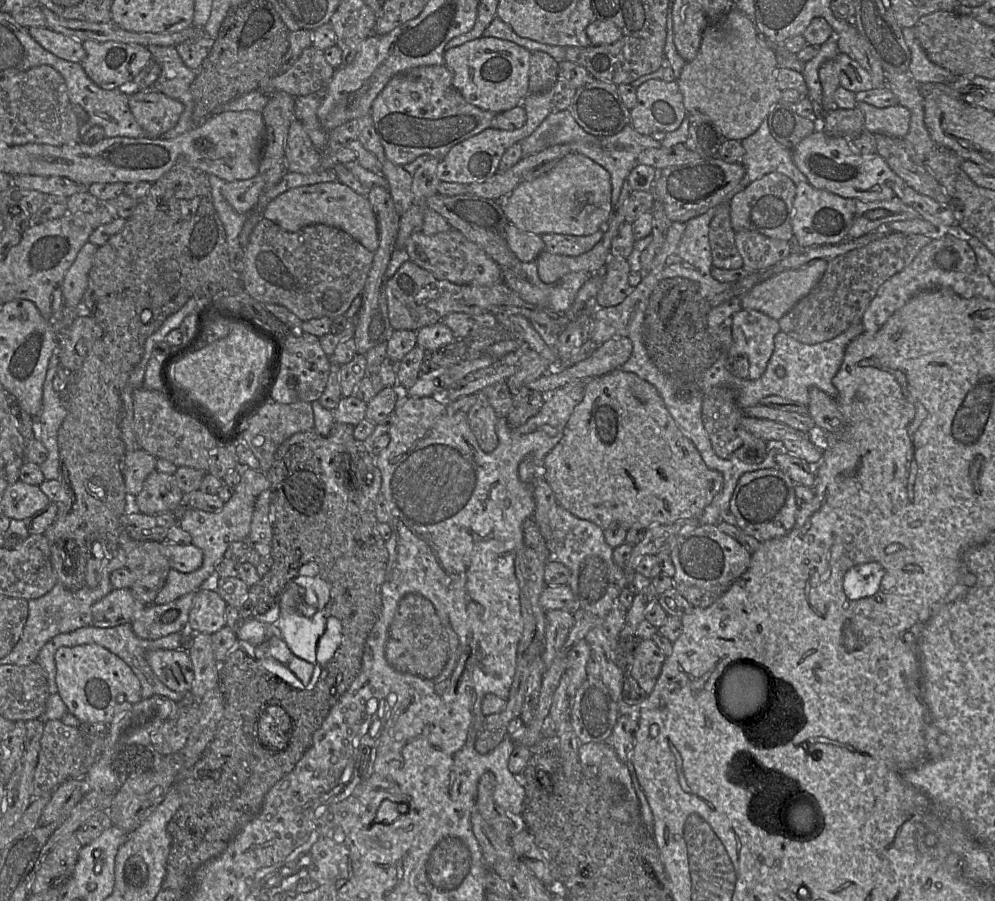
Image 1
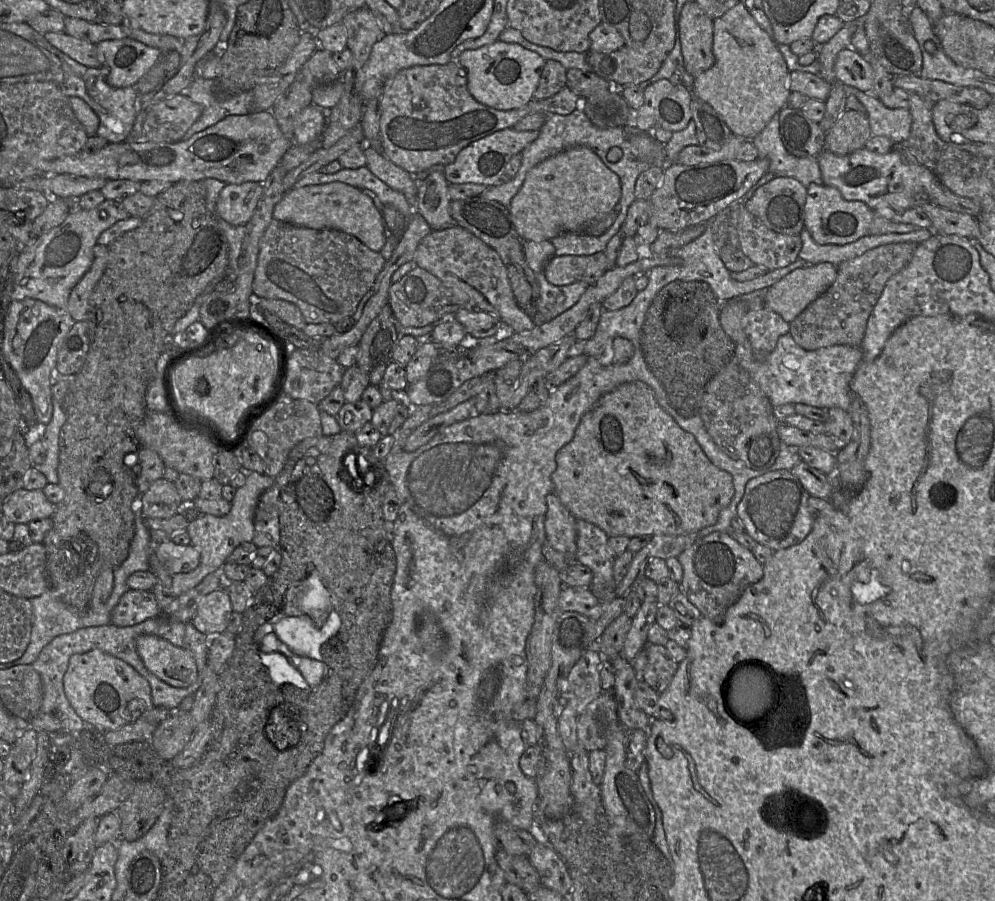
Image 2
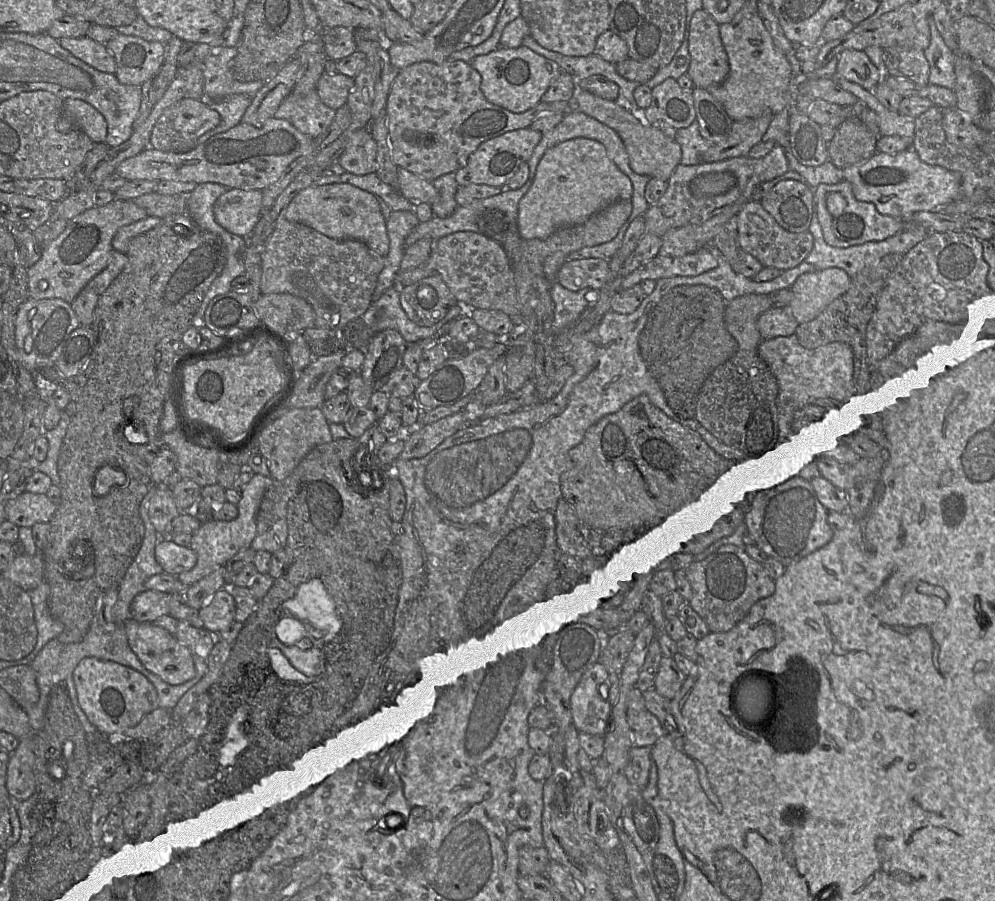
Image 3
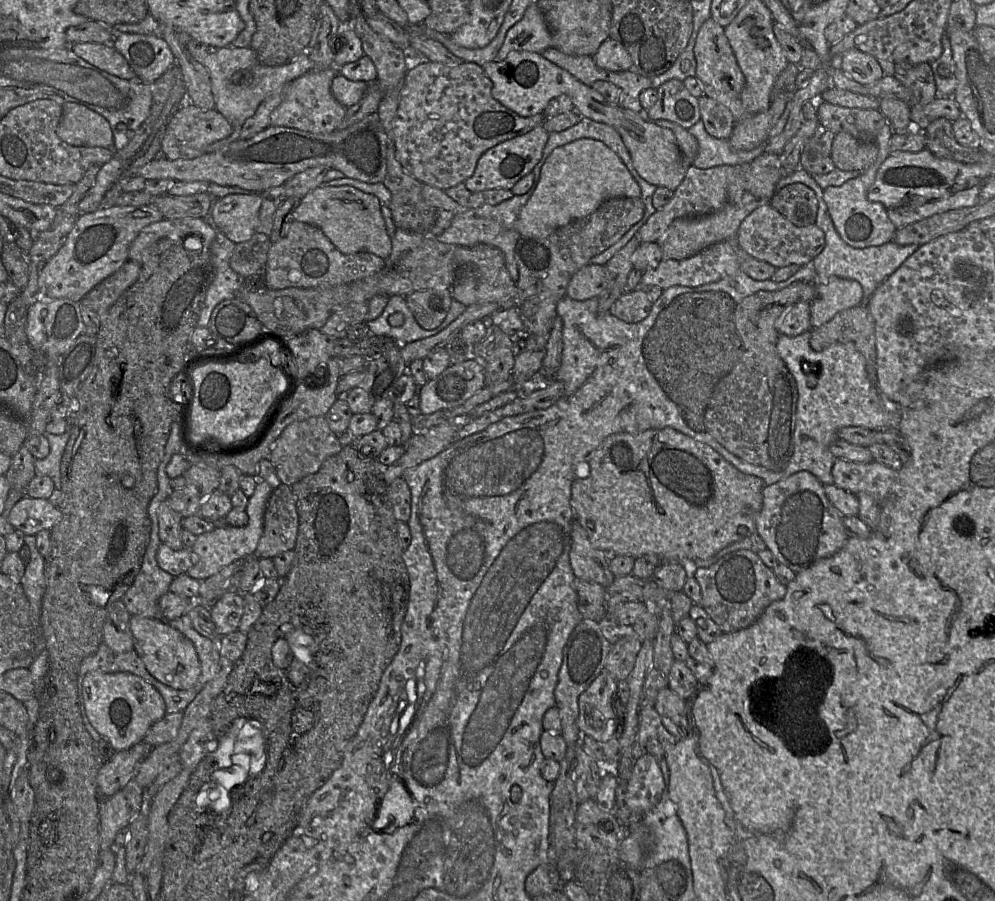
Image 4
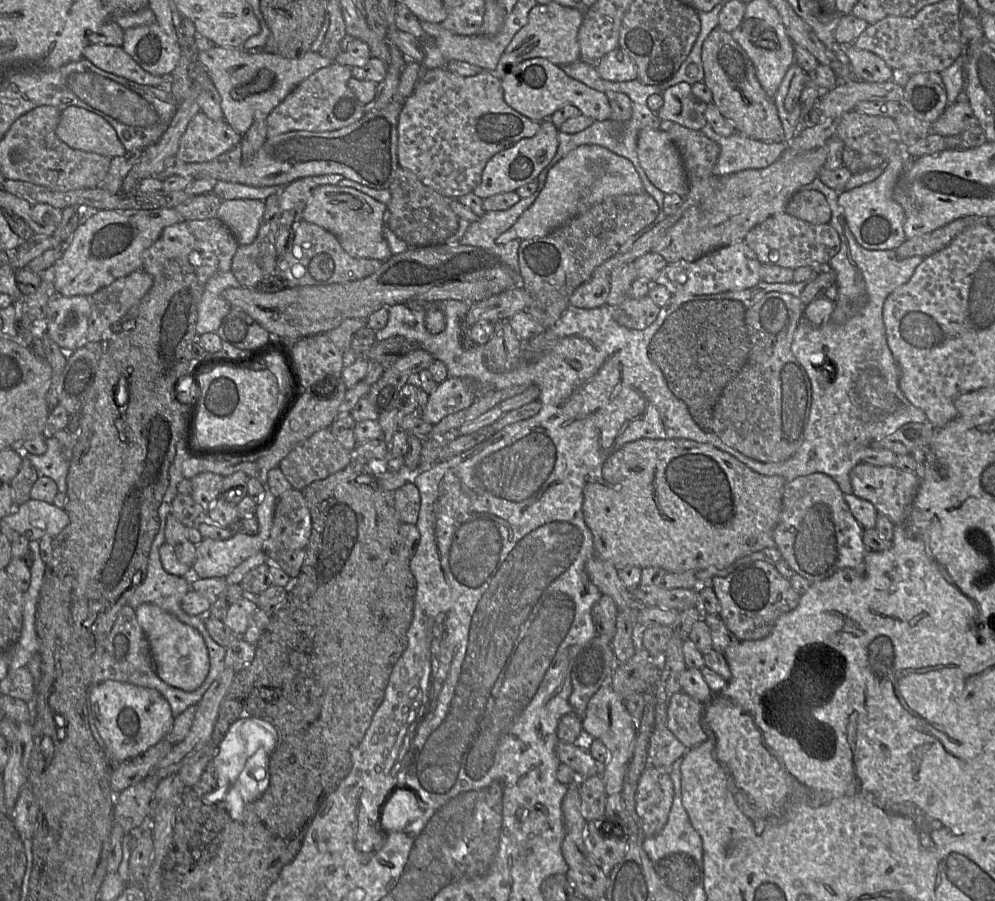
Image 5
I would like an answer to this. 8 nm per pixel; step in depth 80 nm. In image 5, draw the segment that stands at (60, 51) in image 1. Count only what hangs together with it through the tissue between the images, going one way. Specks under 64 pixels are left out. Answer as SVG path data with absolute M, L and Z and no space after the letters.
M90 43L84 48L83 57L101 70L137 84L158 88L168 86L168 77L154 76L146 72L121 46Z

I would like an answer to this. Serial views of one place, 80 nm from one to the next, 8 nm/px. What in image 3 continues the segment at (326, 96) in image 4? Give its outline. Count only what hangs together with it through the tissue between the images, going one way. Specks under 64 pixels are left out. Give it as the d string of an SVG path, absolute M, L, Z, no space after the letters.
M316 91L305 96L289 95L274 113L274 117L287 120L303 134L316 138L334 119L336 111L326 106Z

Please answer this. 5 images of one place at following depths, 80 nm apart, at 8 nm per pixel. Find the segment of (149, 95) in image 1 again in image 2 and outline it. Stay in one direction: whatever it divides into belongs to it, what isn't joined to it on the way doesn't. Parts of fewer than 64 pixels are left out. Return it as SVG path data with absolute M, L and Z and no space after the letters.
M185 94L161 100L149 108L143 124L145 140L177 142L199 119L202 108Z

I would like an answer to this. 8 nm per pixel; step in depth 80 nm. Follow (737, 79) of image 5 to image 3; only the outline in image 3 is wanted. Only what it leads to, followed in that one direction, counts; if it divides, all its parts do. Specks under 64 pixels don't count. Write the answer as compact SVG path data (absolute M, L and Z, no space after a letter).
M704 9L694 12L689 25L690 63L686 75L692 79L695 87L709 89L720 85L729 74L728 56L723 46L719 24Z

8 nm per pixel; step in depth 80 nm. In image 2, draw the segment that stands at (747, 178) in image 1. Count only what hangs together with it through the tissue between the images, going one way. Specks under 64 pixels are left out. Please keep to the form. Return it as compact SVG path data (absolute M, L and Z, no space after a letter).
M775 115L751 142L757 148L759 158L767 158L770 165L768 172L747 193L746 199L774 176L792 177L806 187L813 183L822 184L821 170L816 158L794 156L784 147L778 115Z

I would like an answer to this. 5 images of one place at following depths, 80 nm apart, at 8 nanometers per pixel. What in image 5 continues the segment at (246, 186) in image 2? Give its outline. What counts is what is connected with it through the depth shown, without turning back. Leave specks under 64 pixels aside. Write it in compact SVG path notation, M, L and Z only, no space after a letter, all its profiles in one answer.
M256 199L223 200L217 219L231 230L239 245L251 244L257 236L264 207L264 202Z

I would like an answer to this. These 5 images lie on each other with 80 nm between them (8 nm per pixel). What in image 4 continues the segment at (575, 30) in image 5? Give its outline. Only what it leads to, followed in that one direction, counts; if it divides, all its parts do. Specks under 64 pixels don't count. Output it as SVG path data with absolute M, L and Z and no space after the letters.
M531 4L523 18L512 26L494 61L504 60L512 52L542 53L551 47L551 34L537 5Z

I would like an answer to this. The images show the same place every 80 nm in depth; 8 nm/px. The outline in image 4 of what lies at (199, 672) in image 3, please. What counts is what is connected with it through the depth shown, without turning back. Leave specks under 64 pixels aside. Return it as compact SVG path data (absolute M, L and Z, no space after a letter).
M186 614L167 623L188 638L196 649L201 665L200 677L193 686L197 690L201 685L209 682L217 673L219 659L221 657L219 638L211 639L199 633L193 628Z

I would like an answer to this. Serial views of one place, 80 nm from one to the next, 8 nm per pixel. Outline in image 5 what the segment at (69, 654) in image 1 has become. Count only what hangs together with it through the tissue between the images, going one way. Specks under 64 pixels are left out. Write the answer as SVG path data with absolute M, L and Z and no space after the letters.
M106 680L89 691L90 714L117 762L140 755L163 740L173 726L174 715L167 699L157 690L118 680Z

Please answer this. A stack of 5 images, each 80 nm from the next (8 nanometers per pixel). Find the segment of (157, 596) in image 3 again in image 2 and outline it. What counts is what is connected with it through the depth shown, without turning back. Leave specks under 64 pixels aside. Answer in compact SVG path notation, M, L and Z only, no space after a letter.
M128 589L111 612L111 624L133 626L161 615L155 595L151 591Z

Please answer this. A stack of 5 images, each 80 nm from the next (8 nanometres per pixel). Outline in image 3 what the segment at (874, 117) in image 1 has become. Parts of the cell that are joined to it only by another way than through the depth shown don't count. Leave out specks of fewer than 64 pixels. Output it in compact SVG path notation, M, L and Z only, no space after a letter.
M840 75L832 78L843 90L850 92L868 106L877 116L879 133L881 136L901 136L913 140L915 134L915 119L888 110L876 98L871 90L846 80Z

